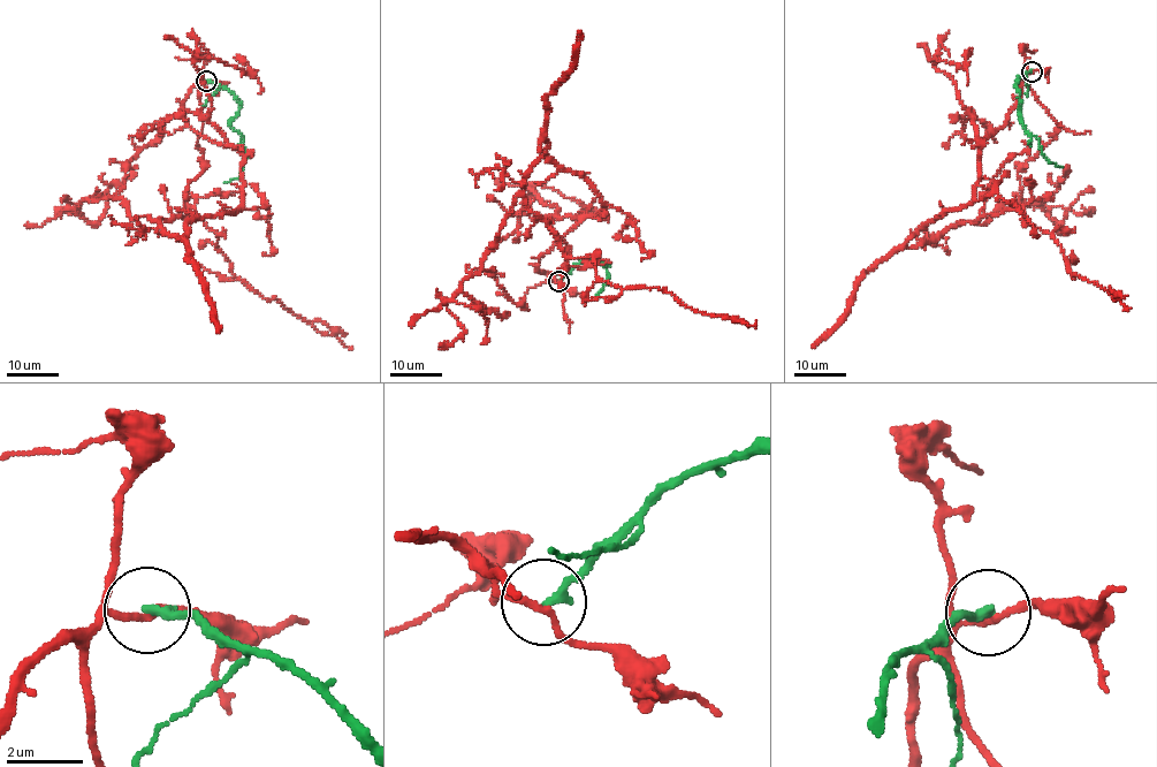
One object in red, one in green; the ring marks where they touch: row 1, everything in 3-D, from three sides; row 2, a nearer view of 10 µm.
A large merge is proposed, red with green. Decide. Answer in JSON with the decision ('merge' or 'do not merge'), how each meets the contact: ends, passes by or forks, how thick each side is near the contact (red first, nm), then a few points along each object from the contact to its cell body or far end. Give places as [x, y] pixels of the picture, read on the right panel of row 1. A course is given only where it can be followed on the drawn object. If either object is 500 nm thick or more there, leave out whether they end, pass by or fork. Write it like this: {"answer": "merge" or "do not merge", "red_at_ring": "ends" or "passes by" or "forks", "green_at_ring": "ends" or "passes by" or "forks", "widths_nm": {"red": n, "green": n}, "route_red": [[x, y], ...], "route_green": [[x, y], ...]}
{"answer": "do not merge", "red_at_ring": "passes by", "green_at_ring": "ends", "widths_nm": {"red": 170, "green": 240}, "route_red": [[1033, 70], [1007, 120], [979, 141], [973, 199], [906, 247], [1020, 206], [1072, 276], [1123, 310]], "route_green": [[1032, 70], [1017, 80], [1022, 124], [1038, 141], [1051, 164], [1062, 166]]}

